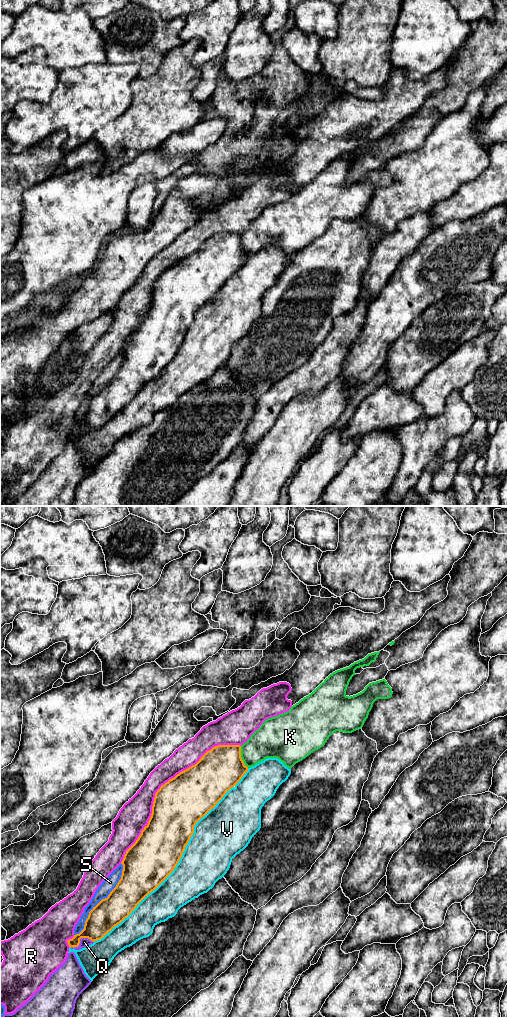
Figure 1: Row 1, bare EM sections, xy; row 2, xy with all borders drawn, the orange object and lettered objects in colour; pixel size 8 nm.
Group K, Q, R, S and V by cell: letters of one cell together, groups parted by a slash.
K / Q / R / S / V

